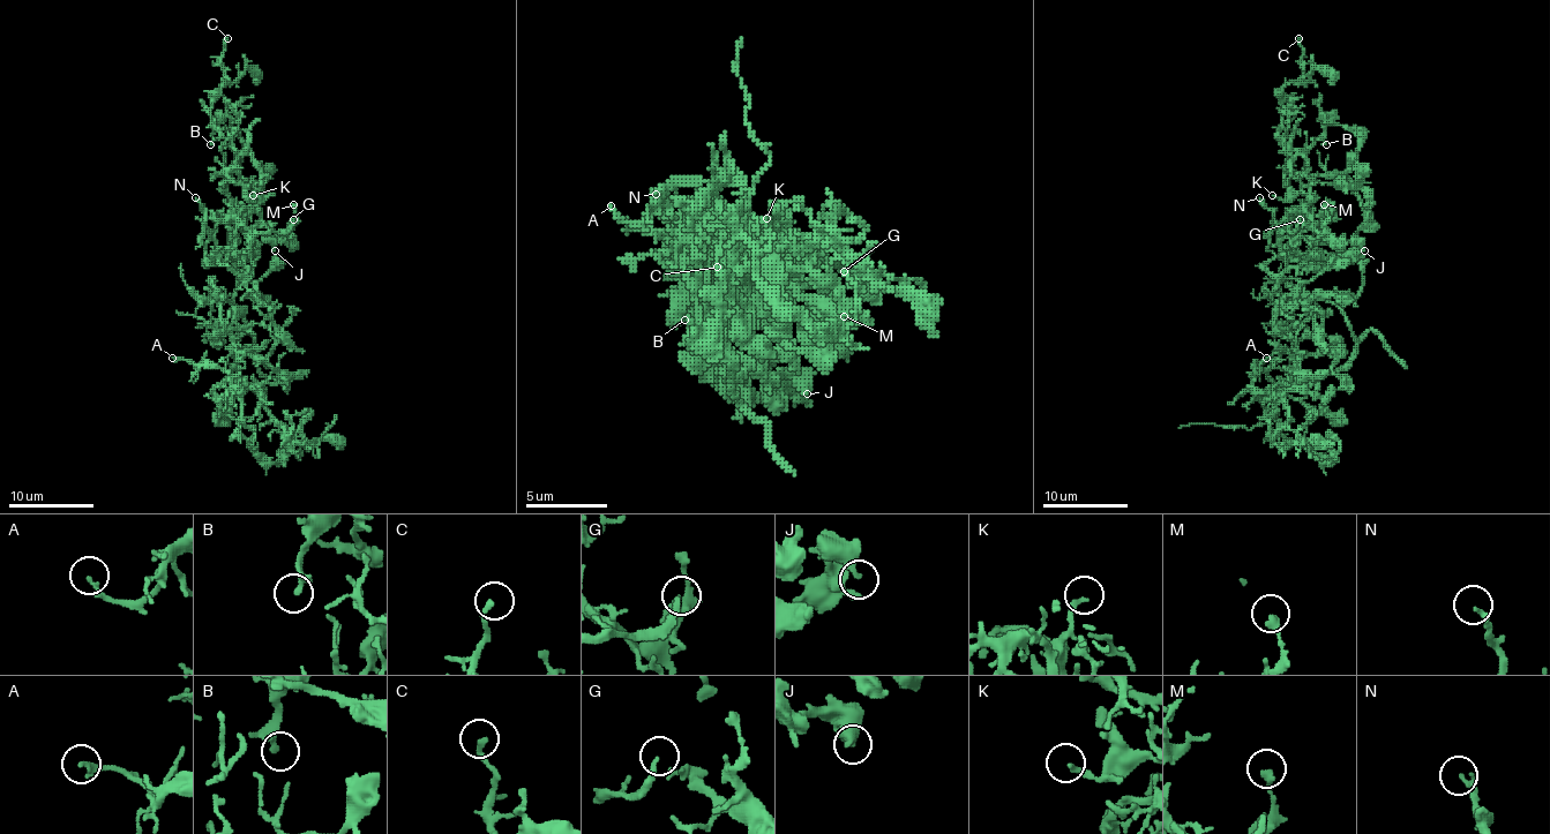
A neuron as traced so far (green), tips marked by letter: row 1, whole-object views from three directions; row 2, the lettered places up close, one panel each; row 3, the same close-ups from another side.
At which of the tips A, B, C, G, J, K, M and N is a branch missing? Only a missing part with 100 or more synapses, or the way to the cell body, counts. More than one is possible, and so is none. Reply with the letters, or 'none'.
none

